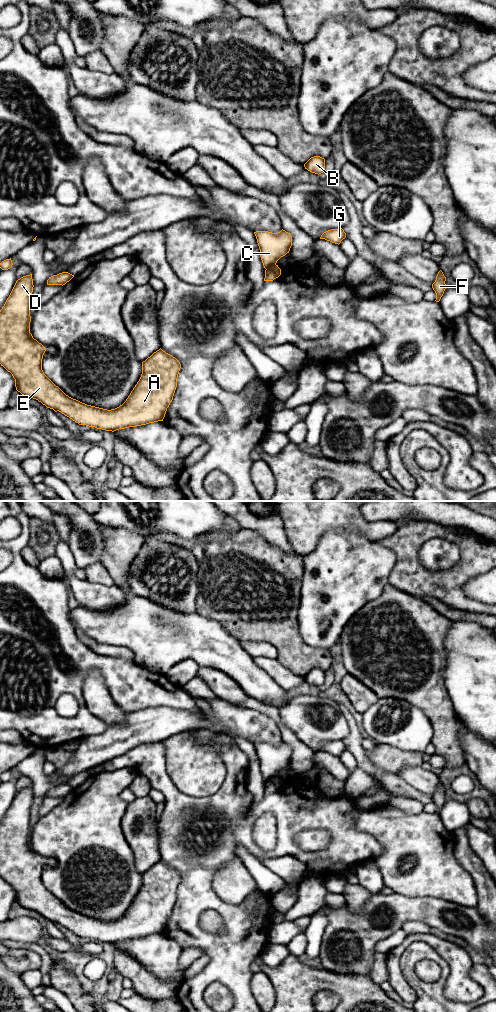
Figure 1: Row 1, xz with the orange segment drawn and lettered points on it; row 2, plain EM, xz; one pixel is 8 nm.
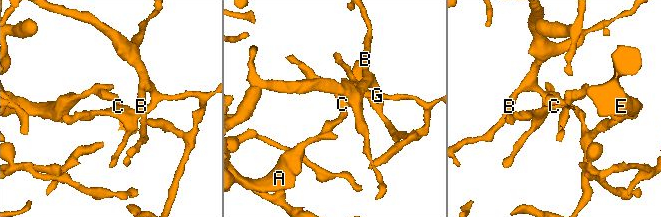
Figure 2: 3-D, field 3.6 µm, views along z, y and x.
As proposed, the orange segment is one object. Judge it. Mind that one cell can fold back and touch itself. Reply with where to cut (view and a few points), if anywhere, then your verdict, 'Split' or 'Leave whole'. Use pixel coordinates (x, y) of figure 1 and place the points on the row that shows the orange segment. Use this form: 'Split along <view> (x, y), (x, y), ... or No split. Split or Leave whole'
Split along xz (275, 263), (266, 269). Split

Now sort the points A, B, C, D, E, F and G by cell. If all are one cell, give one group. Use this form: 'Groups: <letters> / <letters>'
Groups: A D E / B C F G

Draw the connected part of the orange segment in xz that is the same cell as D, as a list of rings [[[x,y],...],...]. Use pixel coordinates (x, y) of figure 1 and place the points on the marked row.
[[[32,274],[18,279],[0,310],[0,364],[15,379],[18,392],[59,411],[79,425],[116,431],[163,421],[177,387],[180,362],[161,348],[142,362],[142,374],[126,401],[111,410],[87,405],[66,395],[43,372],[42,359],[46,348],[30,333],[30,297],[33,292]]]

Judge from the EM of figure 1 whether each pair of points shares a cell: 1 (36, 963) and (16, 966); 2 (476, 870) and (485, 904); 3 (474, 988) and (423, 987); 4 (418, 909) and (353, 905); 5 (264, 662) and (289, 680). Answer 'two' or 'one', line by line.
1: one
2: one
3: two
4: two
5: one

